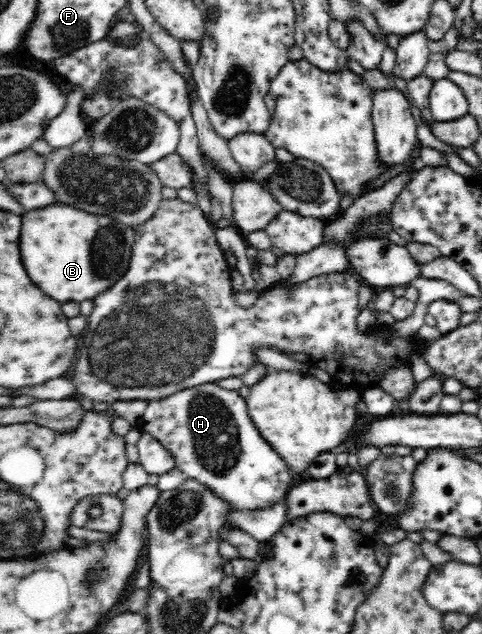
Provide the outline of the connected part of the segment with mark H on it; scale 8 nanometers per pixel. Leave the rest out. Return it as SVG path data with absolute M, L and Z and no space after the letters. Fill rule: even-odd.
M218 382L178 390L168 397L149 401L137 426L142 433L153 435L169 450L176 460L177 468L185 472L188 477L208 486L218 494L218 498L232 504L233 509L257 510L271 506L275 502L282 501L289 490L292 472L253 425L246 398L240 395L239 390L222 388Z

